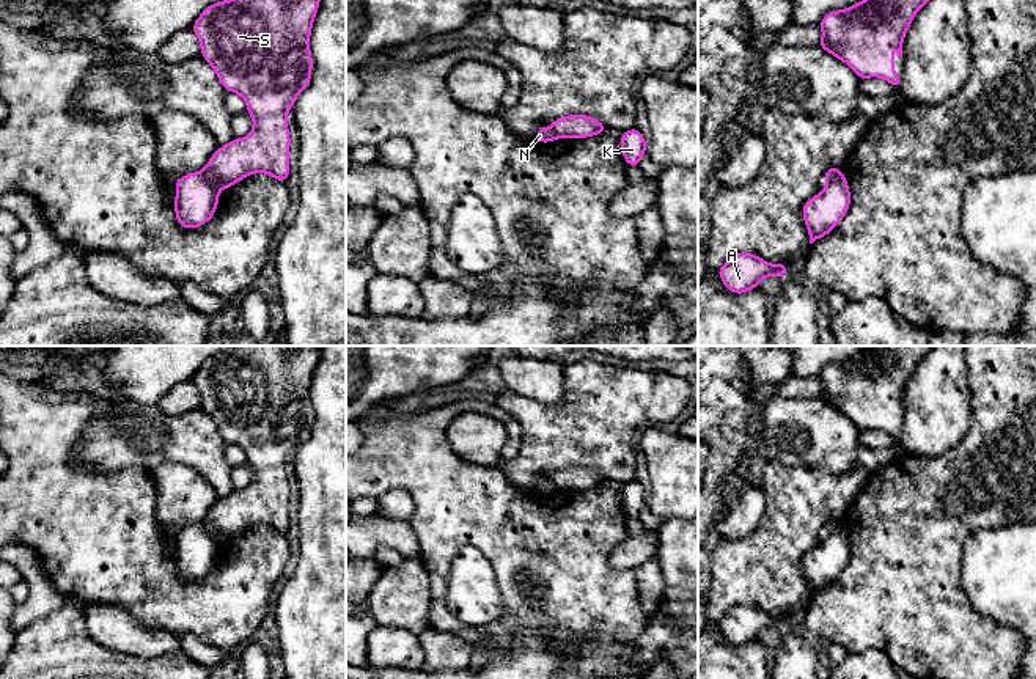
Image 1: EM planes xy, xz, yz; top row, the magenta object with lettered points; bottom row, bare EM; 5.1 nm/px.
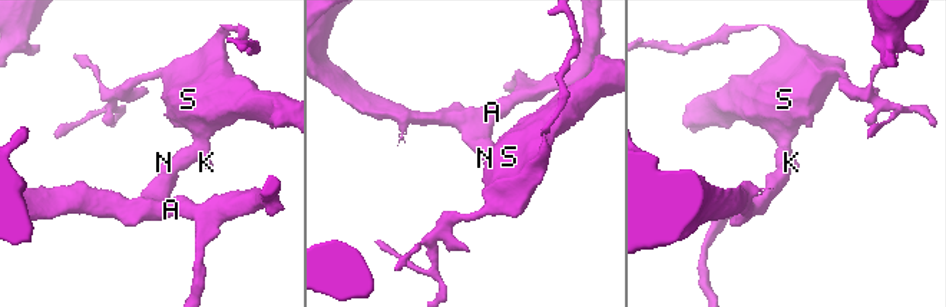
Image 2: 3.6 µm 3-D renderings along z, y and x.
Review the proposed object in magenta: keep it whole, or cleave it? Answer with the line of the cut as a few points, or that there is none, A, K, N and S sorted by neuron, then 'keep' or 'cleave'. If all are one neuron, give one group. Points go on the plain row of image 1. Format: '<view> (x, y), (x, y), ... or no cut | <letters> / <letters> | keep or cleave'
xy (200, 524), (219, 543) | A N / K S | cleave

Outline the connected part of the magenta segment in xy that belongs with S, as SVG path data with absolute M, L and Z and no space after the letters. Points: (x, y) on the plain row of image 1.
M242 346L209 357L192 377L200 391L200 407L212 418L223 440L245 453L253 470L252 484L219 498L201 522L219 544L253 525L267 525L281 534L289 530L288 462L311 432L310 387L319 355L321 346Z

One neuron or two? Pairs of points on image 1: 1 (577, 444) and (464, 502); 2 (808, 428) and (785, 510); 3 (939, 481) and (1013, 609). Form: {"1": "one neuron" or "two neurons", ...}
{"1": "two neurons", "2": "two neurons", "3": "two neurons"}

